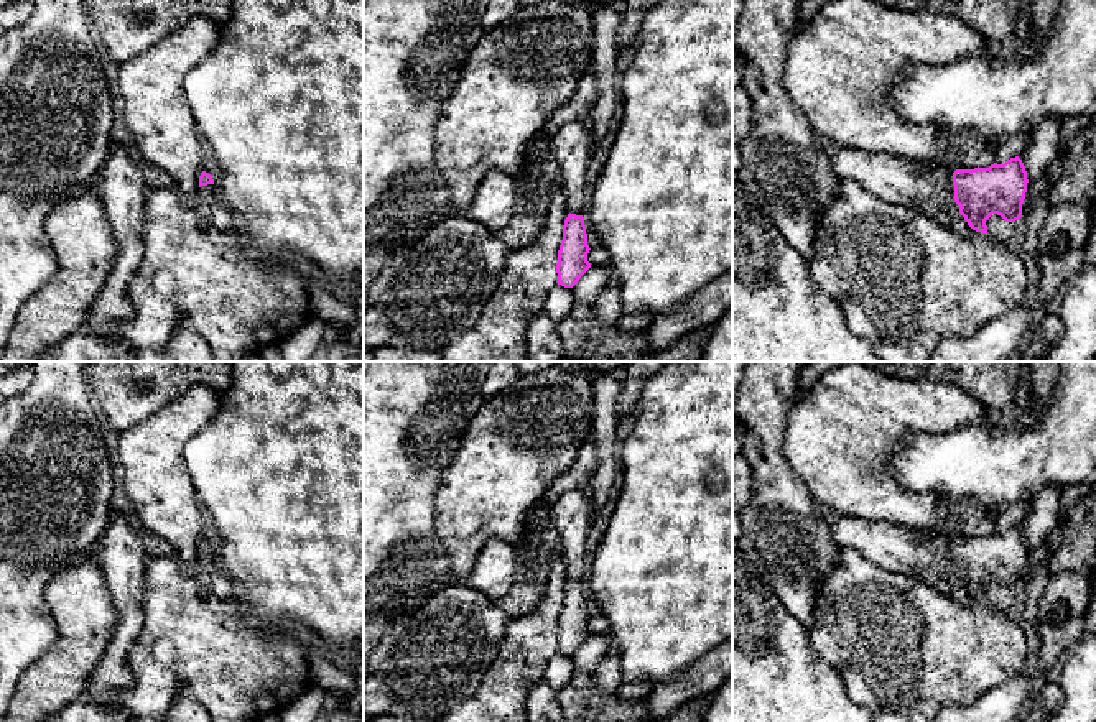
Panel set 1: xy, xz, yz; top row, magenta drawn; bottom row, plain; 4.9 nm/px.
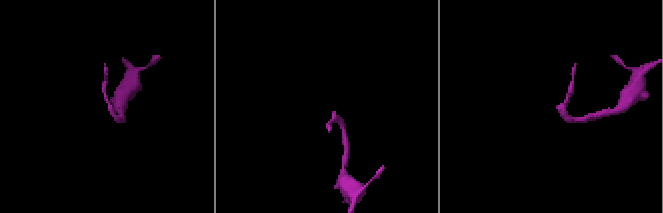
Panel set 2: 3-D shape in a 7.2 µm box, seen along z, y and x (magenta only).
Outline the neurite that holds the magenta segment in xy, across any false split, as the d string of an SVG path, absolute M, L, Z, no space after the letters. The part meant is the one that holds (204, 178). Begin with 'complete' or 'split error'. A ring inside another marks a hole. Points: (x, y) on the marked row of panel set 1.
split error; M202 171L199 176L199 191L196 202L202 212L207 211L209 204L217 199L217 192L214 189L214 179L209 173Z

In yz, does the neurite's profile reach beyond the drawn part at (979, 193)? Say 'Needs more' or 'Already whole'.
Needs more

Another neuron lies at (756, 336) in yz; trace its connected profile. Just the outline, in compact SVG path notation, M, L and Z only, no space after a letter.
M732 173L732 362L884 362L869 339L848 329L839 304L811 278L808 261L788 245L737 173Z

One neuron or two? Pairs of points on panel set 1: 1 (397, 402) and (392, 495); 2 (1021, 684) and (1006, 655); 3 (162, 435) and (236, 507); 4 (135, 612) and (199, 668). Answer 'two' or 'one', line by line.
1: one
2: two
3: two
4: two

